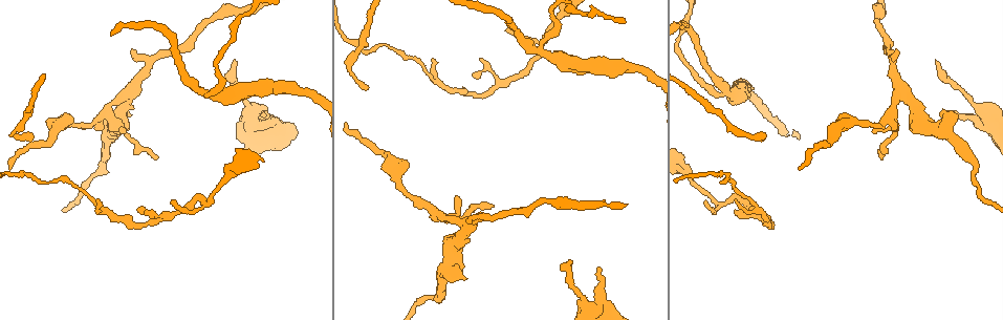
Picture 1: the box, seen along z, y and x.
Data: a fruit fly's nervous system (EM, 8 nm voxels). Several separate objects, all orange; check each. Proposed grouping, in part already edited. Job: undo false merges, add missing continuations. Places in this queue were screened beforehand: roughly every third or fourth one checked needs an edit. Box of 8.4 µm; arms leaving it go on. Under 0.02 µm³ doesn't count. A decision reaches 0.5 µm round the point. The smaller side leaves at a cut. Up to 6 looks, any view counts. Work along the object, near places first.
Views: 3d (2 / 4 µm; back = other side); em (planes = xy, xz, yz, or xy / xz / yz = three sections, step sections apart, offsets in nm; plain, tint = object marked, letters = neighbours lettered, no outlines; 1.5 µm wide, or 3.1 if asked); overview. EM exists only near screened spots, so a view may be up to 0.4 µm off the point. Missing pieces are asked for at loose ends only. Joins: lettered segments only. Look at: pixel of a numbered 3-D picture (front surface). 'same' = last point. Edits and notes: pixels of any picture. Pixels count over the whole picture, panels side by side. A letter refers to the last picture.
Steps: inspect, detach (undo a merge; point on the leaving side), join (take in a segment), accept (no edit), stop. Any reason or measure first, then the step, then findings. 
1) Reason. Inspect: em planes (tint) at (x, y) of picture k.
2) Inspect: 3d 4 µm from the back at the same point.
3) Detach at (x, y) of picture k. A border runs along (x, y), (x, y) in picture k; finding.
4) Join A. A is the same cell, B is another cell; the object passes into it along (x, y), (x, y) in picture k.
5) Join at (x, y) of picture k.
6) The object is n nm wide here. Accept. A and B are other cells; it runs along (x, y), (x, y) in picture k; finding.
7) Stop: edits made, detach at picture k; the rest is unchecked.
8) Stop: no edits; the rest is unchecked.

Tapers out. Inspect: em xz step 8 (plain) at (266, 115) of picture 1.

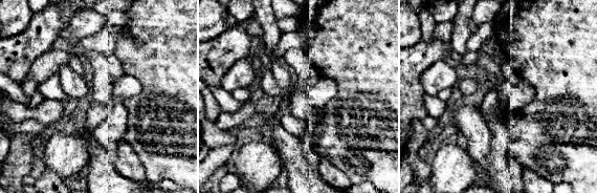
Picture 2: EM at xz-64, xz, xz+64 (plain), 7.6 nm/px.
Inspect: em xz step 8 (tint) at the same point.

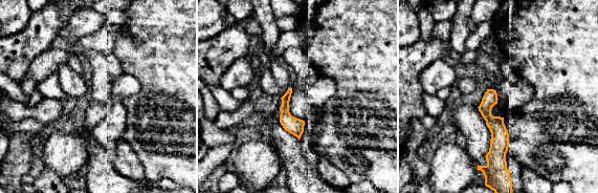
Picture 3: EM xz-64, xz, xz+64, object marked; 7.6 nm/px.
Inspect: em xz step 8 (letters) at the same point.

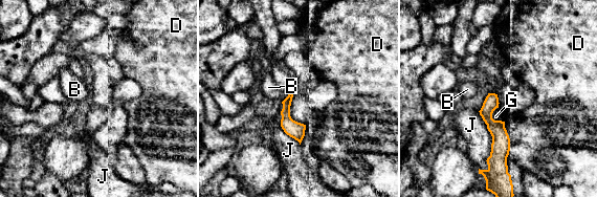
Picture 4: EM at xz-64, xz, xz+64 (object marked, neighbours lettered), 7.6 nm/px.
Accept. B, D, G and J are other cells; a border runs along (498, 107), (492, 113), (494, 121) in picture 4; none of them fits.

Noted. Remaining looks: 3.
Thin end. Inspect: em planes (plain) at (882, 160) of picture 1.

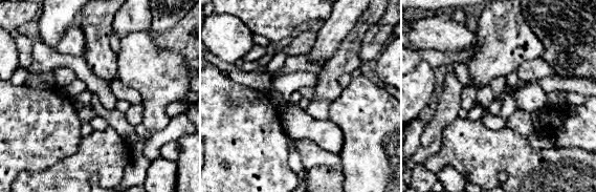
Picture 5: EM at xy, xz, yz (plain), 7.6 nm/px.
See the neighbours. Inspect: em planes (letters) at the same point.

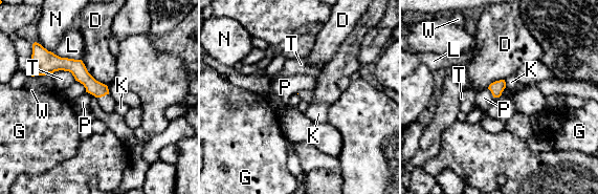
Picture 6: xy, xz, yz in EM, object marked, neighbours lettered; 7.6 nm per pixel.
Accept. D, G, K, L, N, P, T and W are other cells; none of them fits.

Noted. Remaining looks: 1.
Stop: no edits; the rest is unchecked.

